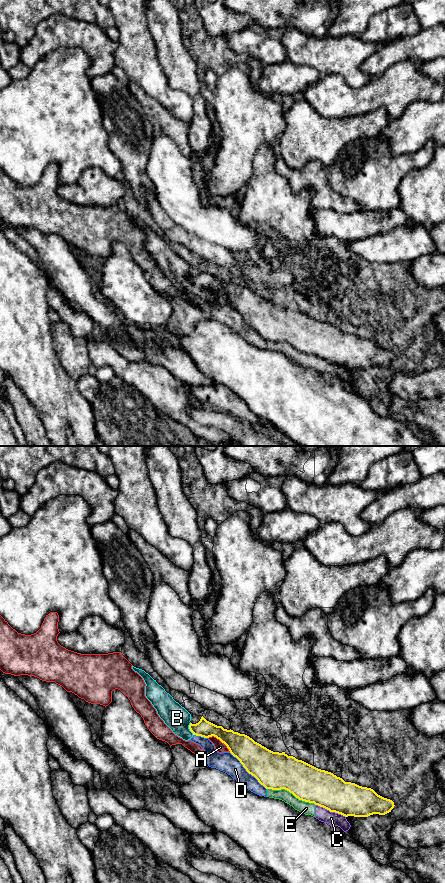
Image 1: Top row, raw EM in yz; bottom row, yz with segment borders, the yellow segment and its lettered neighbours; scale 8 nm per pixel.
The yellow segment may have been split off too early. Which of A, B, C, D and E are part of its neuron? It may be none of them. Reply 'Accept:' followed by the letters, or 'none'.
Accept: none

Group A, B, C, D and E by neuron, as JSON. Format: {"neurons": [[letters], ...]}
{"neurons": [["A"], ["B", "C", "D", "E"]]}

